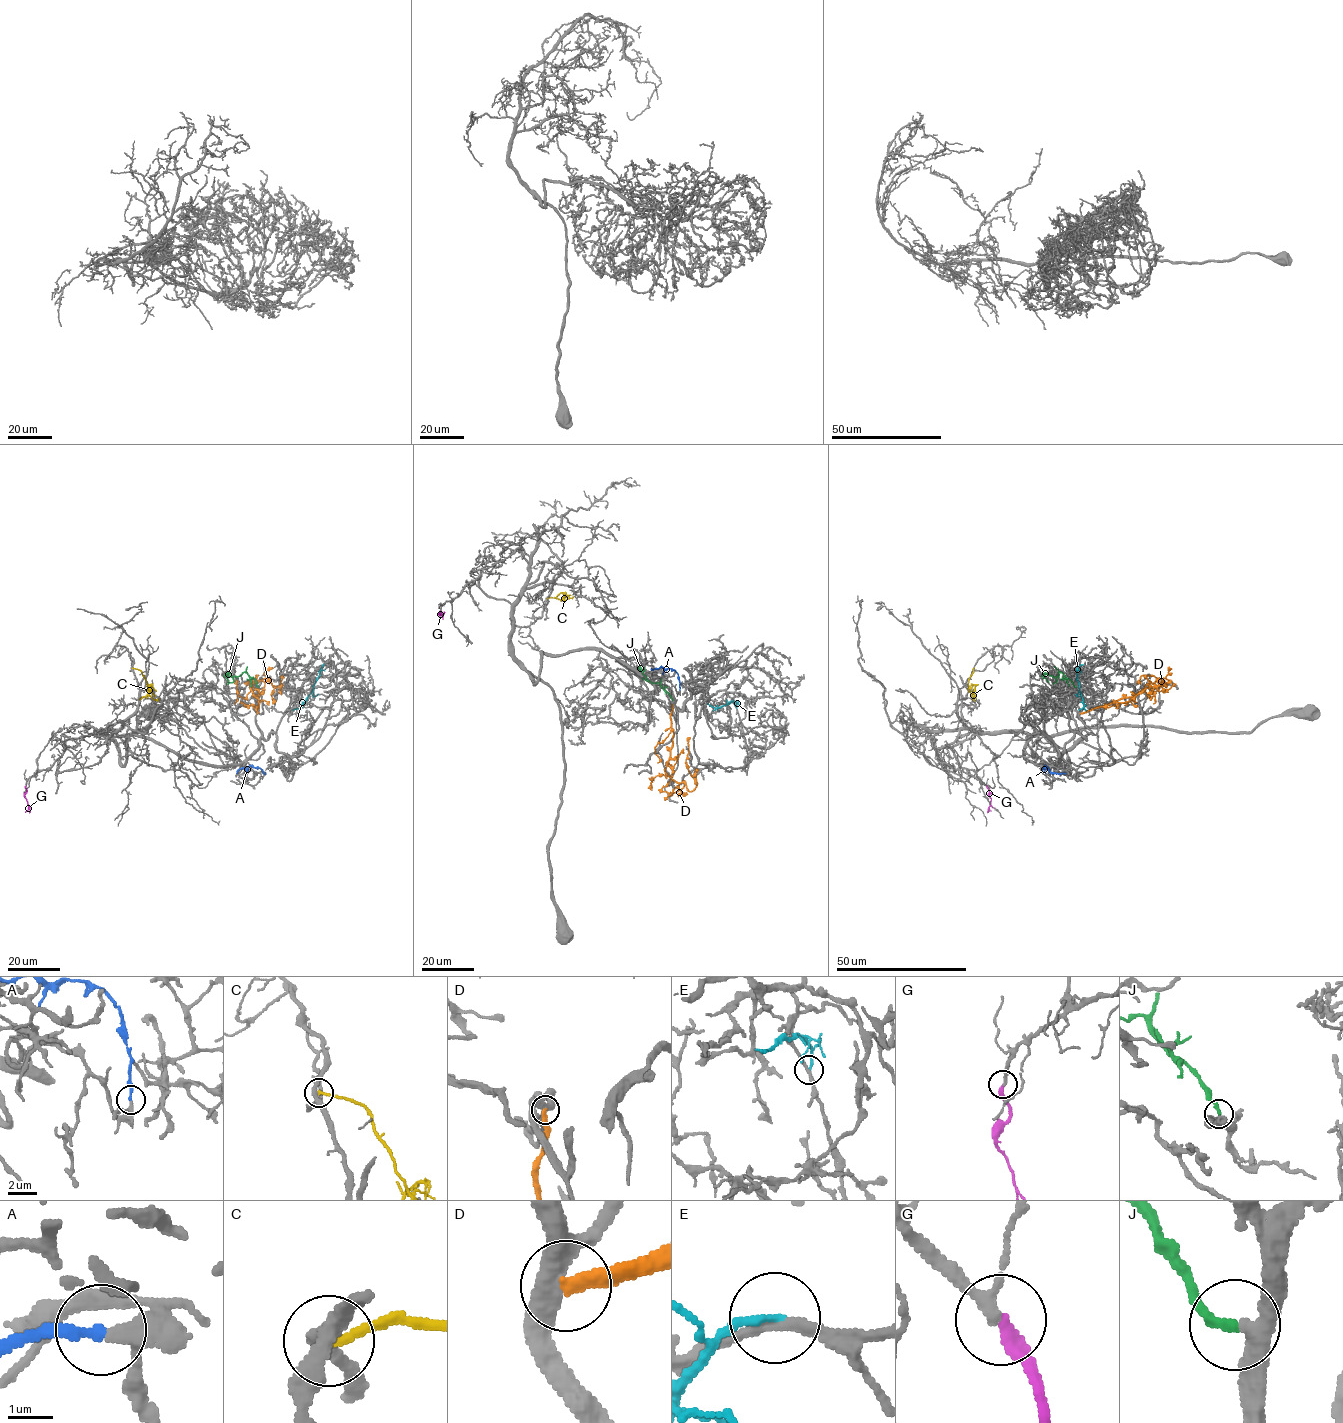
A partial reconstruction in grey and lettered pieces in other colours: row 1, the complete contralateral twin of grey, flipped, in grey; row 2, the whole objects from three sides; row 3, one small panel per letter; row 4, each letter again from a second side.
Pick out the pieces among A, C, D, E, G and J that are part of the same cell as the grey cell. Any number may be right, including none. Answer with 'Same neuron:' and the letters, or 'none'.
Same neuron: A, G, J

